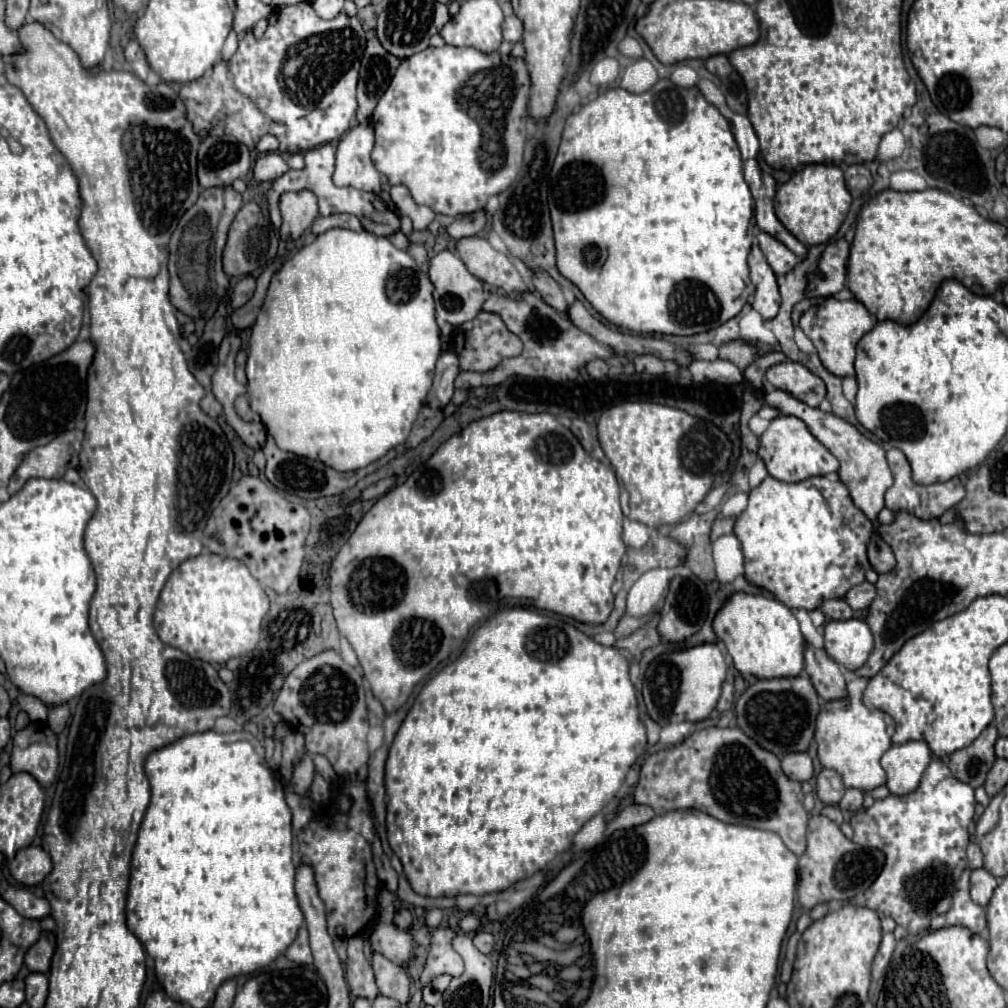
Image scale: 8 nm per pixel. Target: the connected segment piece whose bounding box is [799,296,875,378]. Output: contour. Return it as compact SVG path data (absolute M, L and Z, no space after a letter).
M833 296L827 298L821 306L815 306L815 308L809 308L803 316L801 316L801 322L799 326L803 328L803 332L811 338L811 342L815 344L817 352L819 352L819 358L823 362L823 366L839 376L839 378L845 378L845 376L855 376L855 370L853 370L853 360L855 360L855 348L859 344L859 340L875 326L875 320L871 316L871 324L869 324L869 312L867 308L857 302L857 300L845 300L845 302L839 302L835 300Z

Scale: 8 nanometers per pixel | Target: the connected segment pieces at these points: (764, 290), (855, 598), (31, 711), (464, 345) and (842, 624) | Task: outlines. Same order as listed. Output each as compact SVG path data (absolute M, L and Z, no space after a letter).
M759 246L751 248L749 270L751 270L751 282L755 284L753 308L763 316L763 320L771 320L779 312L781 294L779 294L775 272L771 270L771 266L769 266L767 258L763 256L763 252L759 250Z
M861 582L861 584L857 584L857 586L853 586L849 592L847 592L847 596L845 596L845 602L849 602L849 606L853 608L853 610L863 610L863 608L867 608L869 604L871 604L871 600L875 598L875 584L871 584L871 582Z
M21 694L19 696L19 706L29 714L31 720L39 720L39 722L45 722L47 720L47 706L39 698Z
M479 312L477 318L465 322L465 326L459 326L455 332L459 332L459 338L455 340L453 350L461 358L461 370L487 372L487 370L495 368L503 358L511 358L521 352L519 338L505 328L505 324L501 322L501 318L497 318L497 314Z
M829 620L825 624L827 654L849 670L865 664L869 650L873 650L873 634L865 620Z

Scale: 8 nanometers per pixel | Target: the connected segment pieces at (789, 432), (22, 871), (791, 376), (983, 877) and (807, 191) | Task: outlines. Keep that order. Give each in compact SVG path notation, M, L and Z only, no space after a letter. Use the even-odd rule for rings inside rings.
M777 416L771 420L765 434L759 438L759 458L765 462L767 472L781 482L801 482L811 476L825 476L837 472L837 458L807 430L803 420L795 416Z
M29 846L17 852L11 864L11 876L25 886L35 886L43 882L43 878L51 872L51 868L53 864L49 854L45 854L43 848Z
M787 360L787 362L771 366L765 372L765 380L773 388L785 390L809 406L819 406L821 400L825 398L823 380L819 376L815 376L813 372L809 372L799 362ZM817 386L819 386L819 392L817 392Z
M983 868L971 872L971 898L979 906L987 906L989 898L997 886L997 880Z
M807 164L775 194L775 214L783 226L805 246L827 242L841 226L851 204L843 170L835 164Z

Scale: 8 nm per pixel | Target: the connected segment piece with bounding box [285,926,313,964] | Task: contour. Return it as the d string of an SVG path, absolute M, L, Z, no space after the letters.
M301 926L299 934L295 938L295 942L285 950L285 958L297 962L297 964L311 964L313 956L311 956L311 948L309 948L309 938L307 938L307 928Z

